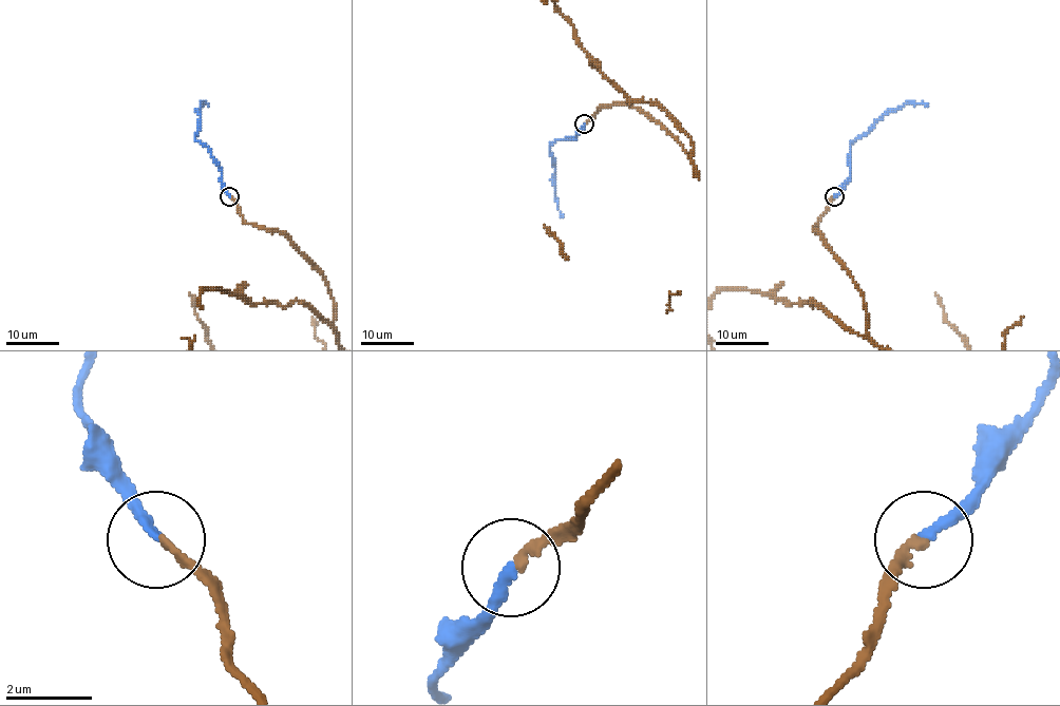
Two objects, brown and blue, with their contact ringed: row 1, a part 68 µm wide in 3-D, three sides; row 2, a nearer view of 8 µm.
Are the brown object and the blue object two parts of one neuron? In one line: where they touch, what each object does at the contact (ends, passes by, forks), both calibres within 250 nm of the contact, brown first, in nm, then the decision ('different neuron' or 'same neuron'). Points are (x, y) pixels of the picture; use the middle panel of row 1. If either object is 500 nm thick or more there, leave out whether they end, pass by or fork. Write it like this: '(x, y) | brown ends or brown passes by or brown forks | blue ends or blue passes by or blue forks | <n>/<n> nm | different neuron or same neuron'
(584, 123) | brown ends | blue ends | 180/240 nm | same neuron

